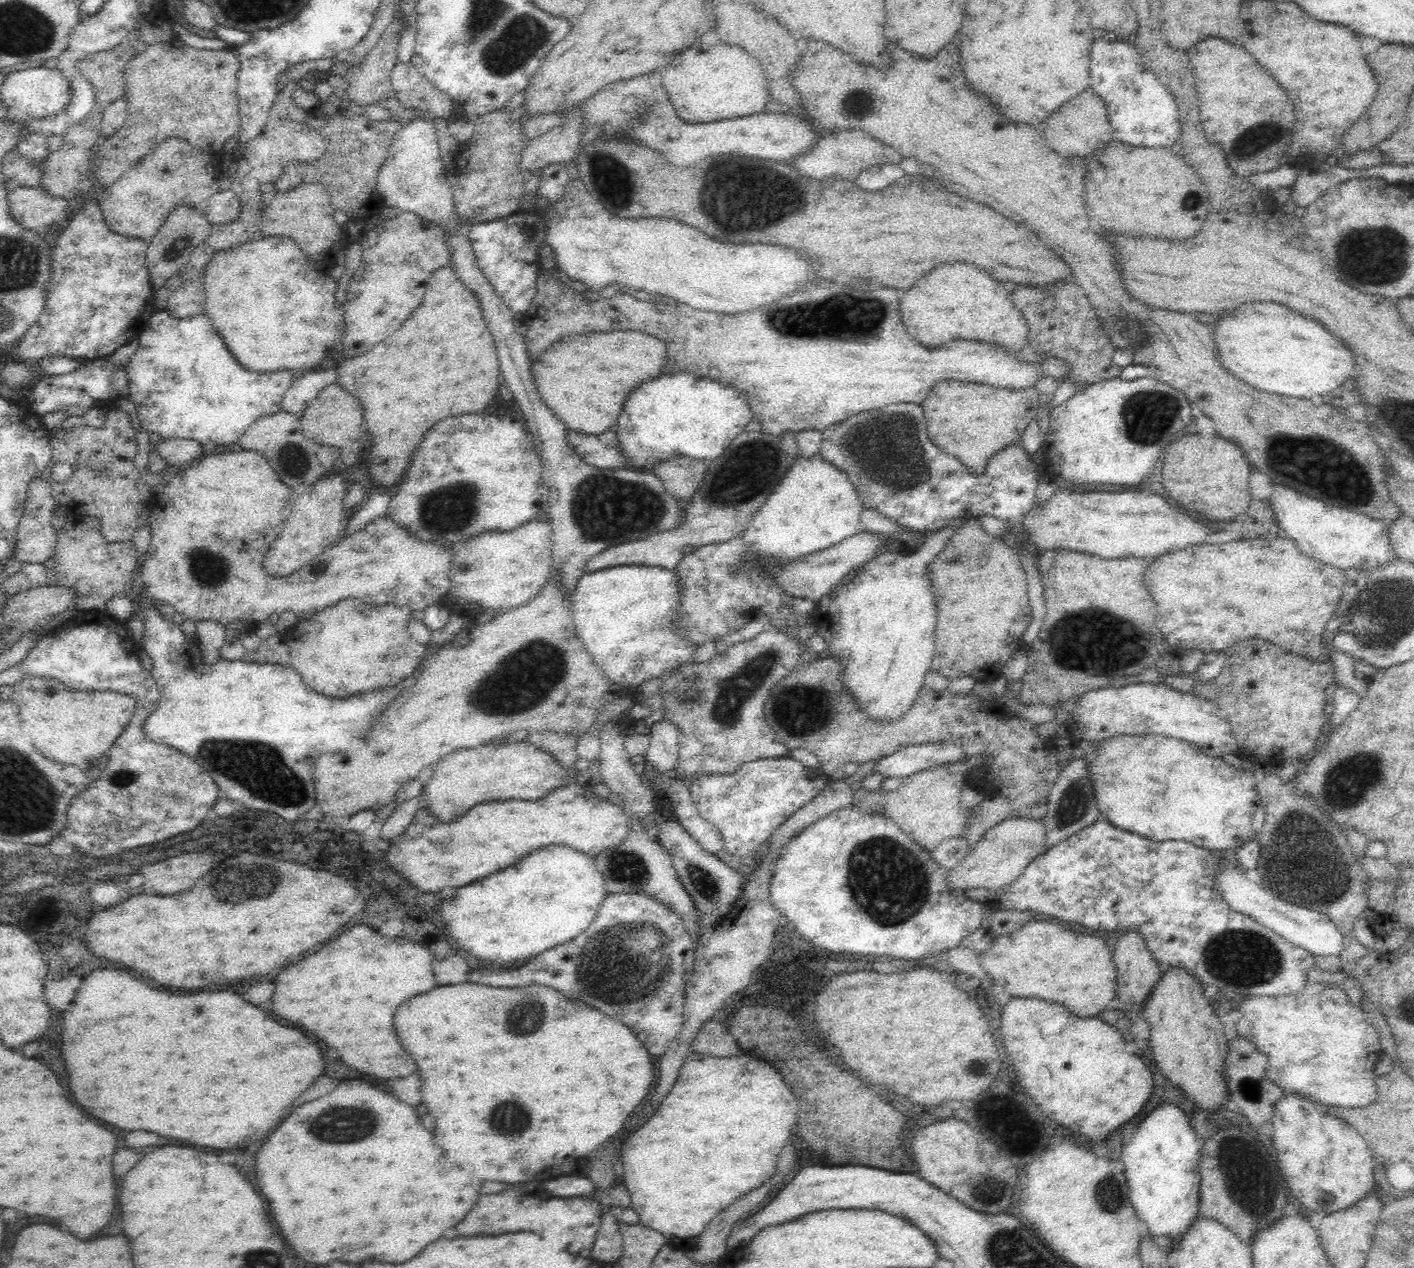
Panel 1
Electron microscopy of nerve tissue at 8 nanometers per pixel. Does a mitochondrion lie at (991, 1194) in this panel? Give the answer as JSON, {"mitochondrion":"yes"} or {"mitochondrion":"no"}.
{"mitochondrion":"yes"}

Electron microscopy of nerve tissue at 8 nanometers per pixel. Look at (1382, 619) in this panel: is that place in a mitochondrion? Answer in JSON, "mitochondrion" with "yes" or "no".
{"mitochondrion":"yes"}

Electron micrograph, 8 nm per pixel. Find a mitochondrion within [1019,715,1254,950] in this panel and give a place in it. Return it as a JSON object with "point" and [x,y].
{"point":[1075,807]}

